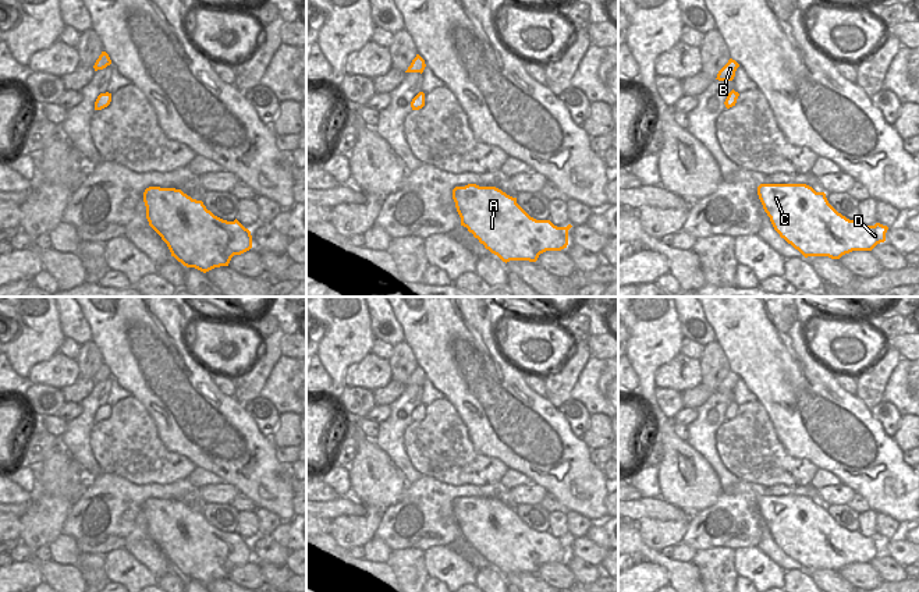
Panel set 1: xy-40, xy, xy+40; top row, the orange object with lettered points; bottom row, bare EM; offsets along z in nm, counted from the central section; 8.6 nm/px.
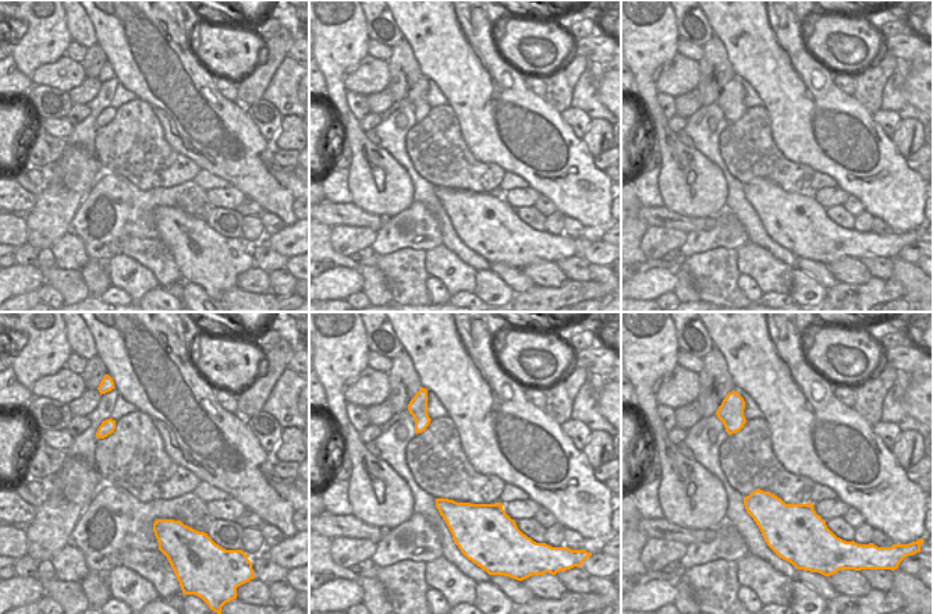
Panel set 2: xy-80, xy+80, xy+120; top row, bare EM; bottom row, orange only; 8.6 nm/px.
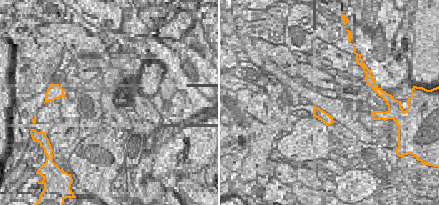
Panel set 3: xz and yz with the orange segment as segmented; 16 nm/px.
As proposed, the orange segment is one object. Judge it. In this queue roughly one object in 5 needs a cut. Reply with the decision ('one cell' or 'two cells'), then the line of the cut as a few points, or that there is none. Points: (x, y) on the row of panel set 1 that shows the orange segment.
one cell; no cut

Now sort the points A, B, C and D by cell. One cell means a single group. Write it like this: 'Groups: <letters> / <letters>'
Groups: A B C D

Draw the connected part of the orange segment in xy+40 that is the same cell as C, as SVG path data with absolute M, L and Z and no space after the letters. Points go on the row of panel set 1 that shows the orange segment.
M760 184L757 195L774 230L805 258L840 259L852 251L872 251L886 241L887 226L866 226L861 220L847 219L828 203L824 192L816 192L806 184Z

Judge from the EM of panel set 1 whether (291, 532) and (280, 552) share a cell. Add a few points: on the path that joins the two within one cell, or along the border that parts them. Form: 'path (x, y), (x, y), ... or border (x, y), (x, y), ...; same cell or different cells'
border (269, 535), (290, 550); different cells

